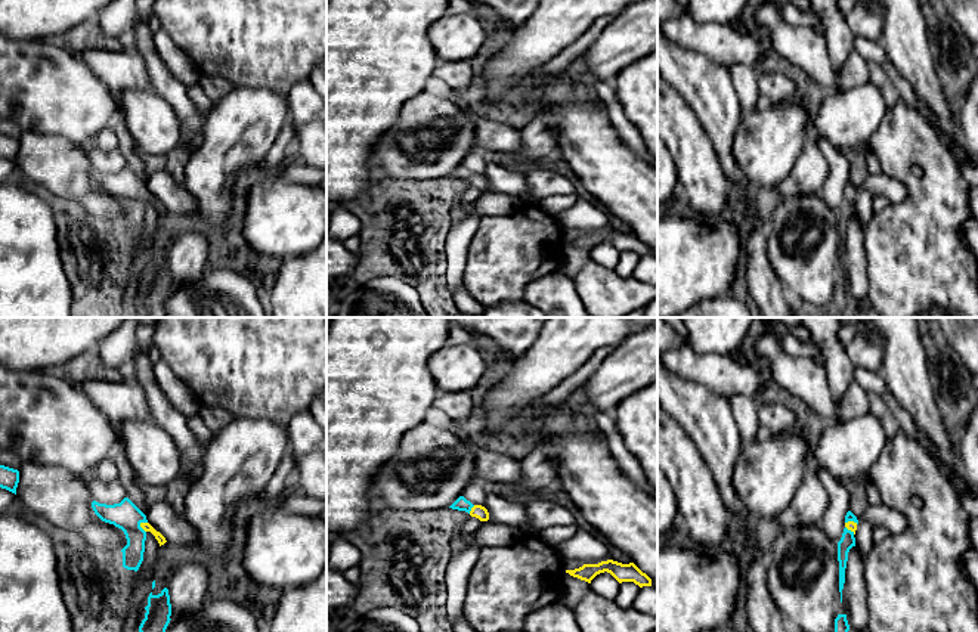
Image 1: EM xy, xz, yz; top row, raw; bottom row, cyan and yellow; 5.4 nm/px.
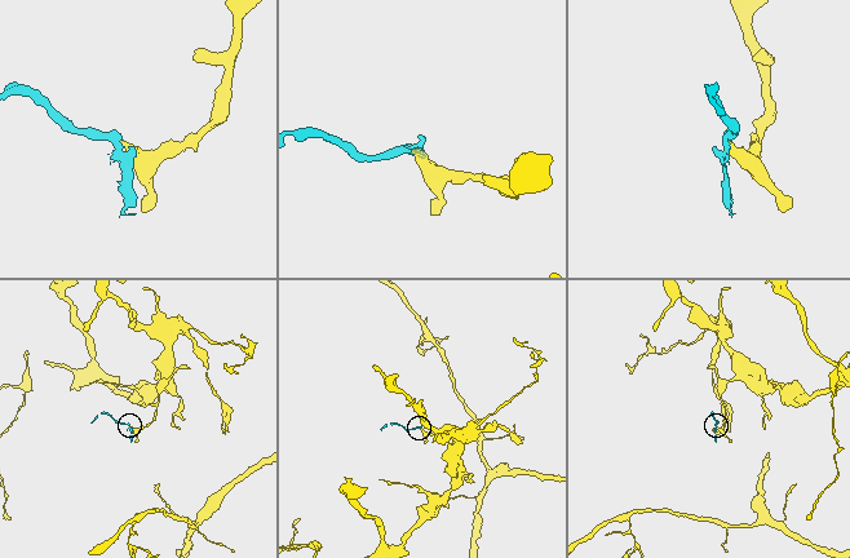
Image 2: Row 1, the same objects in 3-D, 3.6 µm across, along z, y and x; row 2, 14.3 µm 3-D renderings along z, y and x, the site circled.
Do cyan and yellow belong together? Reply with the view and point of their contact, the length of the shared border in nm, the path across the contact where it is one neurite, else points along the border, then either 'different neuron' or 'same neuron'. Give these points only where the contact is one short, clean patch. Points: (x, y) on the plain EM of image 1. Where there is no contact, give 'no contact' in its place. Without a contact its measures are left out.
meets cyan in xy at (141, 197); contact 70 nm long; runs through xy (126, 185), (141, 197), (145, 195); same neuron

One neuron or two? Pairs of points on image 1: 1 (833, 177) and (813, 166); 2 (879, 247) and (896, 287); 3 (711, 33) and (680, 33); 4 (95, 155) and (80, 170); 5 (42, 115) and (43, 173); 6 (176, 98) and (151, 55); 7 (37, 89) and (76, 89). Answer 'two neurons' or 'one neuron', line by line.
1: two neurons
2: one neuron
3: one neuron
4: two neurons
5: two neurons
6: one neuron
7: one neuron

